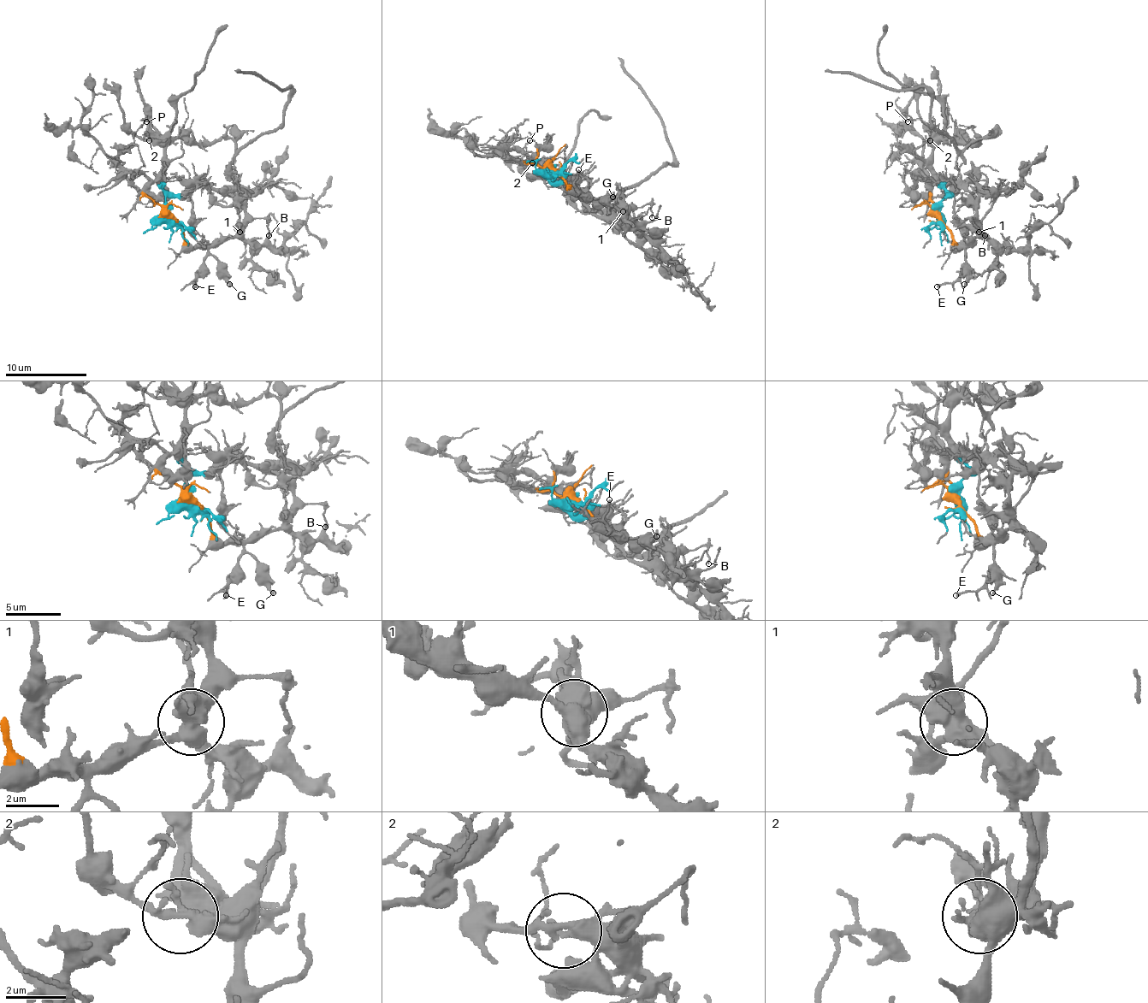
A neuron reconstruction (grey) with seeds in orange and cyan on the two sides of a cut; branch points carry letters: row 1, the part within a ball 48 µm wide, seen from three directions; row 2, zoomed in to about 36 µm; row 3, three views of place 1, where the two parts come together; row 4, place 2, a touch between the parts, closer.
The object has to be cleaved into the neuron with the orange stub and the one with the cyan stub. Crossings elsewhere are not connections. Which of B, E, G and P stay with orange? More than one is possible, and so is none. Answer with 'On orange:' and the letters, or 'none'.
On orange: B, E, G

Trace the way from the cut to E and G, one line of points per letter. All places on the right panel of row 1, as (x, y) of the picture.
E: (938, 215), (965, 250), (963, 273), (953, 282), (937, 286)
G: (938, 215), (965, 250), (965, 285)

